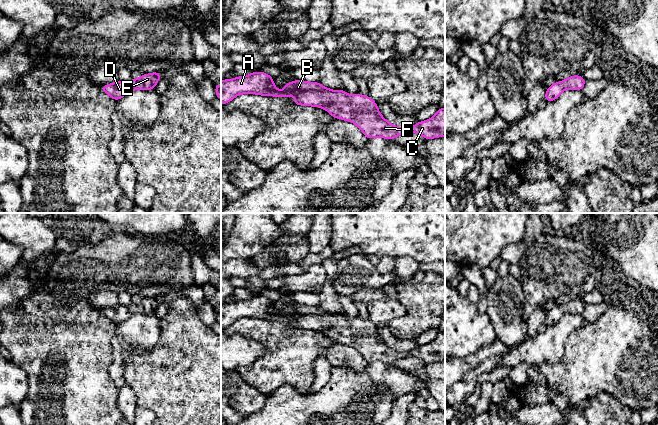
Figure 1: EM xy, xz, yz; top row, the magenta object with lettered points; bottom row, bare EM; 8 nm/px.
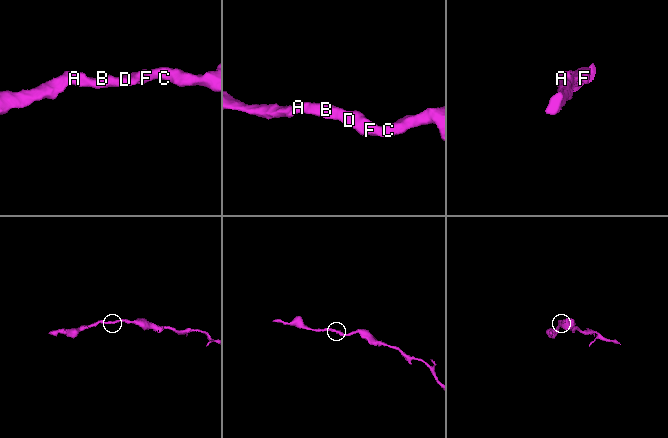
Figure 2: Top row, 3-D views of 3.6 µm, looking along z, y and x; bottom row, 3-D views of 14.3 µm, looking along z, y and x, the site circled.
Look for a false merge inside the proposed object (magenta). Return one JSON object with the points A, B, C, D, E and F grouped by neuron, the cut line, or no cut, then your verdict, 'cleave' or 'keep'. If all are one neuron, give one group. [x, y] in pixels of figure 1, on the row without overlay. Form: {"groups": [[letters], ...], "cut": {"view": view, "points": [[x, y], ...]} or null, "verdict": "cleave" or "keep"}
{"groups": [["A", "B", "C", "D", "E", "F"]], "cut": null, "verdict": "keep"}

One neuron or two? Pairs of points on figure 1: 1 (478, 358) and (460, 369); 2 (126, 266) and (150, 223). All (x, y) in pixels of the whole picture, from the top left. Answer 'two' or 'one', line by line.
1: one
2: two

